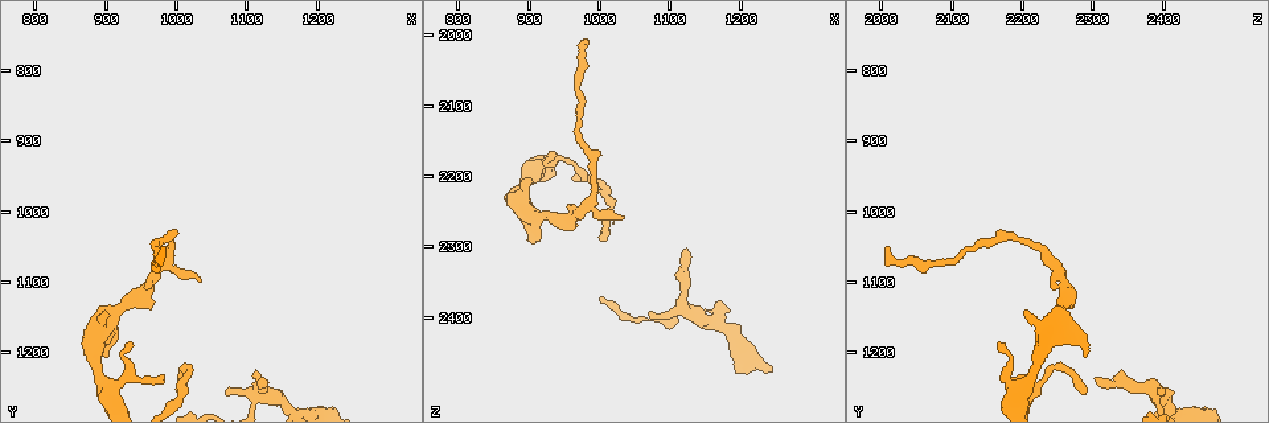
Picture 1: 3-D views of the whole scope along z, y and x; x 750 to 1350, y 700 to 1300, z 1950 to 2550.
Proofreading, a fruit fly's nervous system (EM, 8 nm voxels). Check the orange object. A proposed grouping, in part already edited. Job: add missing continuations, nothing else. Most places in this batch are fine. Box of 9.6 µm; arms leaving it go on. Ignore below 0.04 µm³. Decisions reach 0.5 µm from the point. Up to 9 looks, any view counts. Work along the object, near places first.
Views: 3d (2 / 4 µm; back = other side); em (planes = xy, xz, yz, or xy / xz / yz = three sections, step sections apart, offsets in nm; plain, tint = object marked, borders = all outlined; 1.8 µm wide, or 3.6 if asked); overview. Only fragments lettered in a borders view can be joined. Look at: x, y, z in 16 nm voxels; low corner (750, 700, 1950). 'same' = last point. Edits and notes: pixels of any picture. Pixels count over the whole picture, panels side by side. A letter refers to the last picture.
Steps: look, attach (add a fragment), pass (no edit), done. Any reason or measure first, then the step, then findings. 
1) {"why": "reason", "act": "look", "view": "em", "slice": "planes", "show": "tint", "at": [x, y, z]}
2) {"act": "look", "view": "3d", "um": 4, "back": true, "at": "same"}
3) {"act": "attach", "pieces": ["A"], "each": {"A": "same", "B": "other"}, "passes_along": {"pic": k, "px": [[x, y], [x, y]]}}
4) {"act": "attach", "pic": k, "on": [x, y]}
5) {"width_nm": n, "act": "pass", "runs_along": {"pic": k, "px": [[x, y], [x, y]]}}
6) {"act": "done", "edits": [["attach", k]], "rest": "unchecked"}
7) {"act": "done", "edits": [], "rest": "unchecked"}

{"why": "an open end", "act": "look", "view": "em", "um": 3.6, "slice": "planes", "show": "borders", "at": [1070, 1260, 2400]}

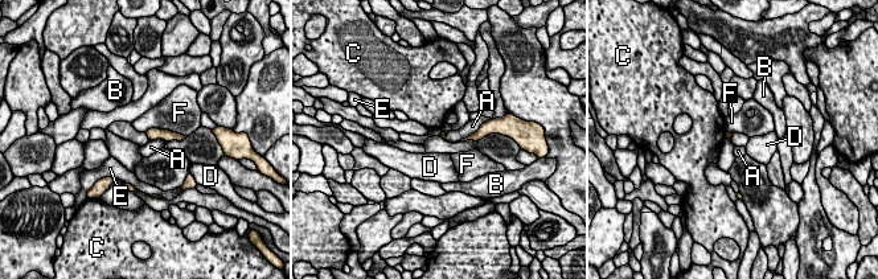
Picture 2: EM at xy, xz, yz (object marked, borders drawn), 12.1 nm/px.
{"act": "pass", "each": {"A": "other", "B": "other", "C": "other", "D": "other", "E": "other", "F": "other"}, "border": {"pic": 2, "px": [[725, 138], [730, 140]]}, "found": "none of them fits"}

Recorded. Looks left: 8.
{"why": "an open end", "act": "look", "view": "3d", "um": 4, "at": [1120, 1235, 2305]}

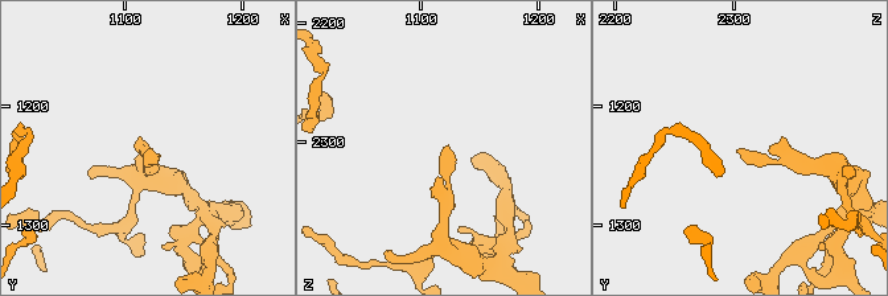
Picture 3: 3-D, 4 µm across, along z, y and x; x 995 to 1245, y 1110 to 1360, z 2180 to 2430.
{"why": "now the EM", "act": "look", "view": "em", "slice": "xy", "step": 8, "show": "tint", "at": [1126, 1236, 2304]}

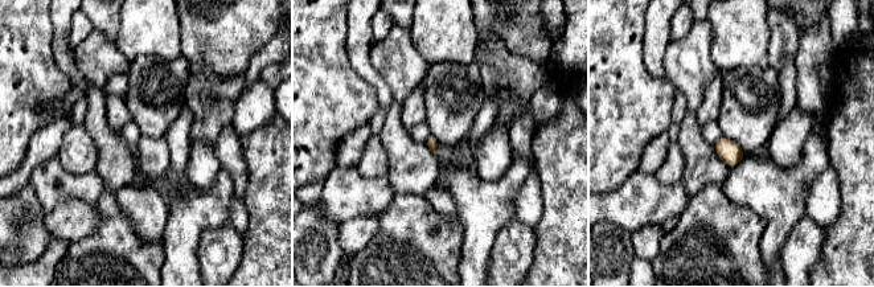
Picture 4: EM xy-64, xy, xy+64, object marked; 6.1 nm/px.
{"why": "cut it another way", "act": "look", "view": "em", "slice": "planes", "show": "borders", "at": "same"}

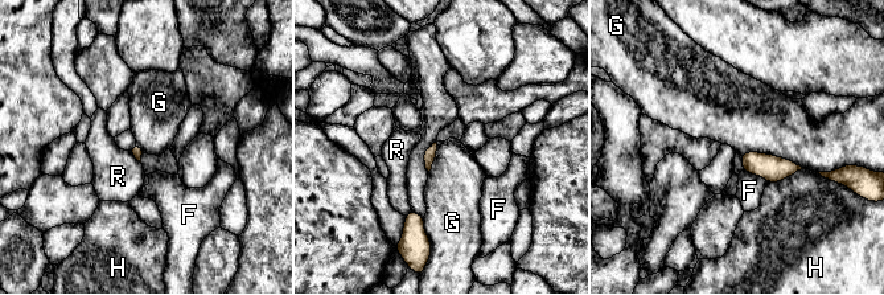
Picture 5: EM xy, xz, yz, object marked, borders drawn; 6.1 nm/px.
{"act": "pass", "each": {"F": "other", "G": "other", "H": "other", "R": "other"}, "border": {"pic": 5, "px": [[740, 154], [773, 154], [805, 168]]}, "found": "none of them fits"}

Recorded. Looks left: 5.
{"why": "long arm stops here", "act": "look", "view": "3d", "um": 2, "at": [980, 1050, 2015]}

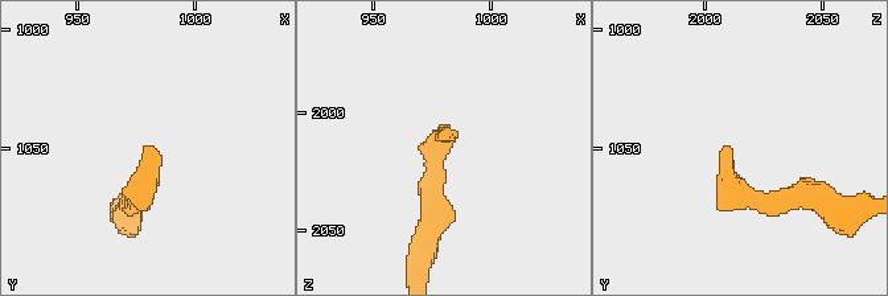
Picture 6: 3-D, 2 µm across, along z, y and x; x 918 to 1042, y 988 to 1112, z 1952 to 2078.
{"why": "shape alone is not enough", "act": "look", "view": "em", "slice": "planes", "show": "borders", "at": [980, 1049, 2011]}

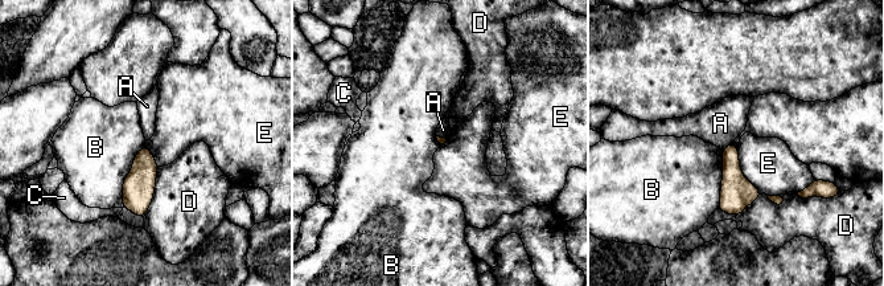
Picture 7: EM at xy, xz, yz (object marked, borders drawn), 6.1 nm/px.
{"act": "pass", "each": {"A": "other", "B": "other", "C": "other", "D": "other", "E": "other"}, "border": {"pic": 7, "px": [[144, 144], [123, 183], [122, 207]]}, "found": "none of them fits"}

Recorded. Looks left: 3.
{"why": "thin end", "act": "look", "view": "3d", "um": 2, "at": [895, 1140, 2205]}

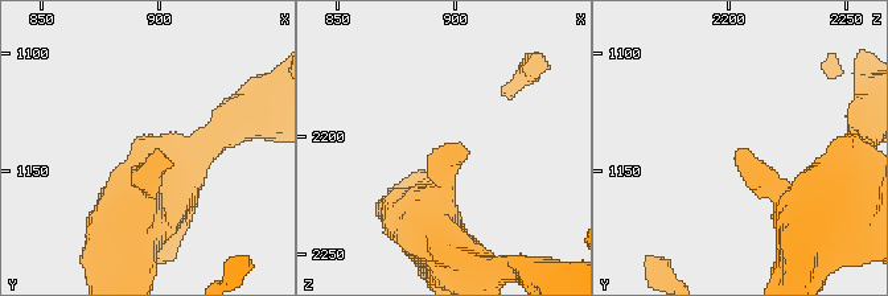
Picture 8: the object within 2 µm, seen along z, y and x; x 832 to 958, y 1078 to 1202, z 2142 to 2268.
{"act": "look", "view": "em", "slice": "xz", "step": 16, "show": "tint", "at": [898, 1140, 2206]}

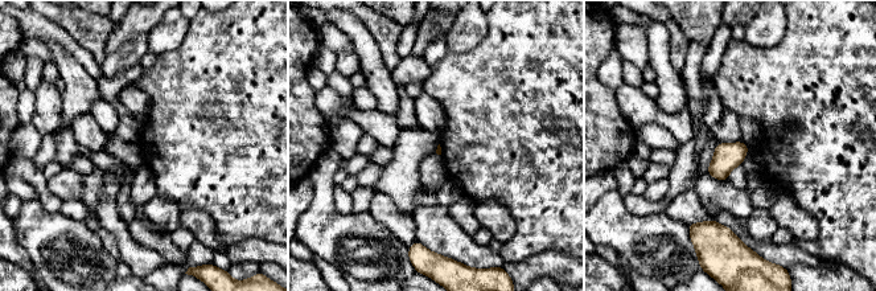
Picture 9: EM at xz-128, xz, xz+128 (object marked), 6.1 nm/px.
{"act": "look", "view": "em", "slice": "planes", "show": "borders", "at": "same"}

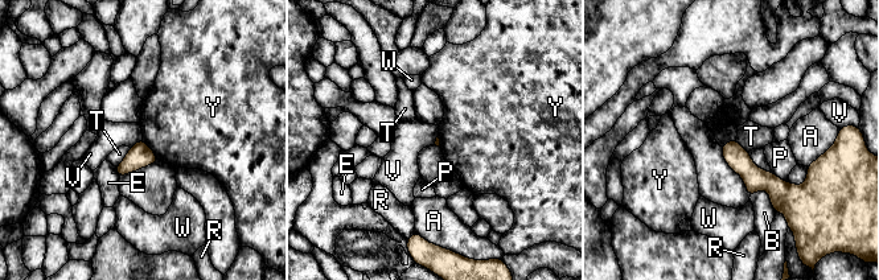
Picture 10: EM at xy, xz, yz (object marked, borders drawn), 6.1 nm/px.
{"act": "pass", "each": {"A": "other", "B": "other", "E": "other", "P": "other", "R": "other", "T": "other", "V": "other", "W": "other", "Y": "other"}, "border": {"pic": 10, "px": [[735, 139], [728, 140], [722, 147]]}, "found": "no lettered fragment goes on from it"}

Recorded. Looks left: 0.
{"act": "done", "edits": [], "rest": "unchecked"}

